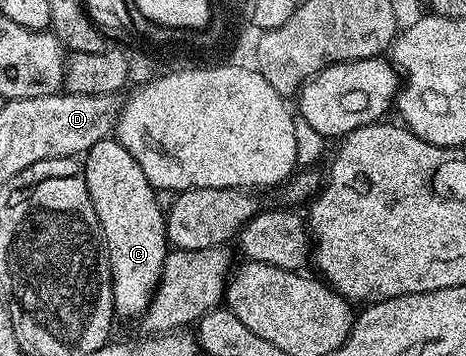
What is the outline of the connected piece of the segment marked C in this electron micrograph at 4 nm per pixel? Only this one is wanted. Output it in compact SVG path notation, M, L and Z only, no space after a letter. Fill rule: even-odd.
M114 139L99 141L82 158L85 183L89 187L89 195L93 199L93 207L97 211L98 226L107 251L107 262L111 268L111 290L113 291L113 303L115 312L120 318L142 318L151 304L151 297L159 285L163 274L163 264L169 252L167 240L167 219L165 209L158 205L155 198L156 188L145 179L145 171L133 159L125 147Z

